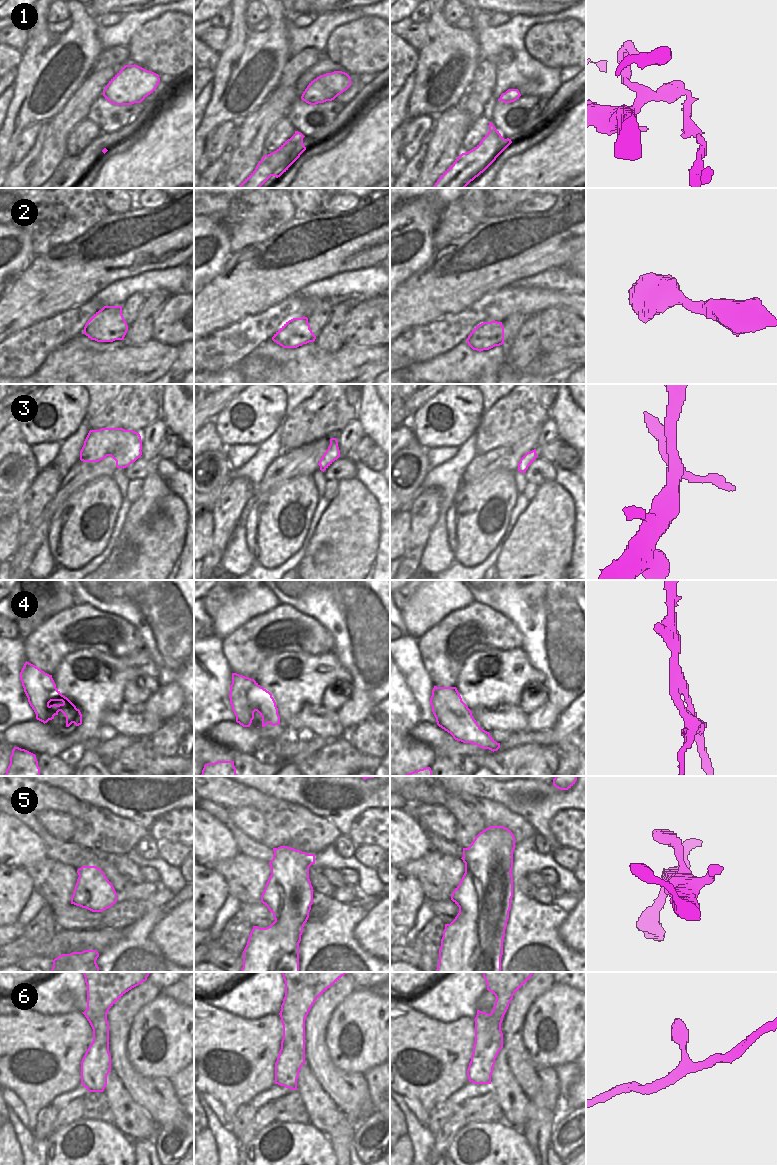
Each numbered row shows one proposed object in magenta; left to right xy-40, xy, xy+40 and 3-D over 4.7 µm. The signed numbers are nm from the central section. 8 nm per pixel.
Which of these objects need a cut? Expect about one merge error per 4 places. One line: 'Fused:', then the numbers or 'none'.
Fused: 1, 3, 4

